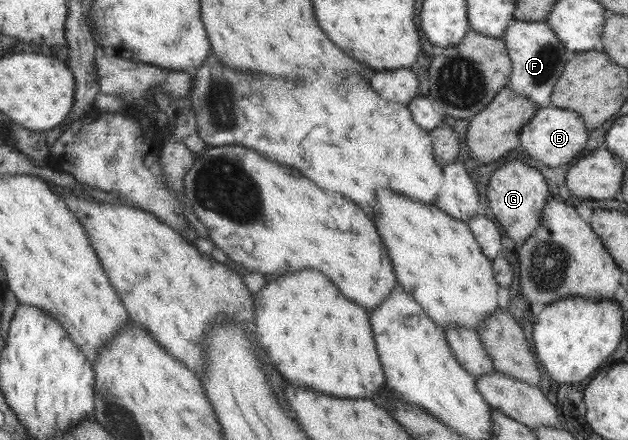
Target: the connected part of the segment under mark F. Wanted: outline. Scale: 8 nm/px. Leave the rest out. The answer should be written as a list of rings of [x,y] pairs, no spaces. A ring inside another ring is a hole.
[[[513,20],[503,31],[502,40],[507,48],[507,56],[511,60],[511,73],[509,73],[507,87],[515,94],[531,99],[539,107],[547,107],[551,89],[557,77],[567,63],[569,53],[557,40],[553,30],[547,22],[524,22]]]

